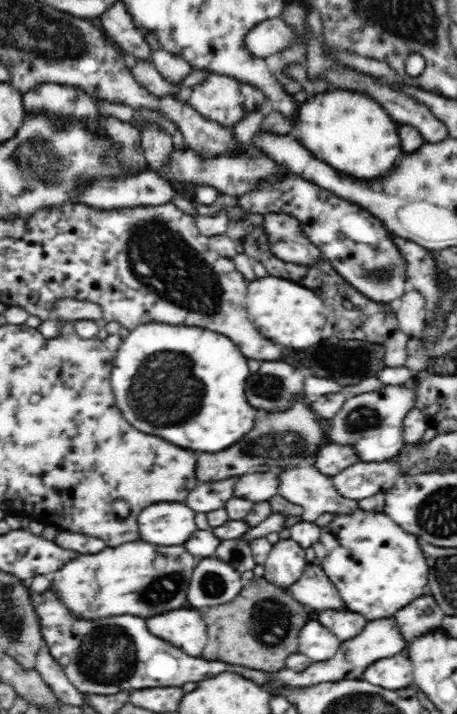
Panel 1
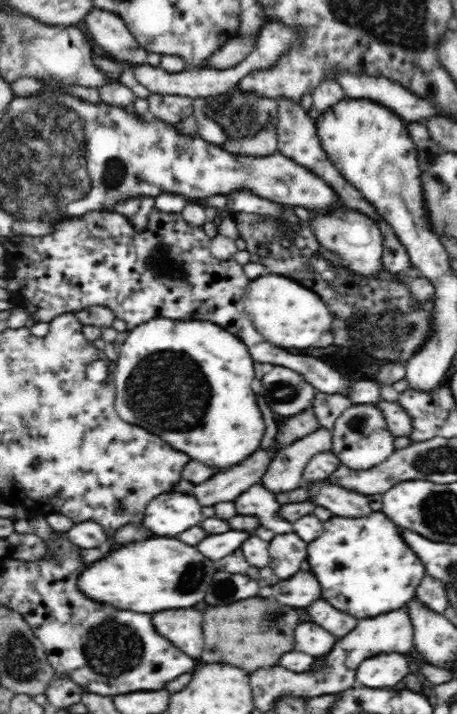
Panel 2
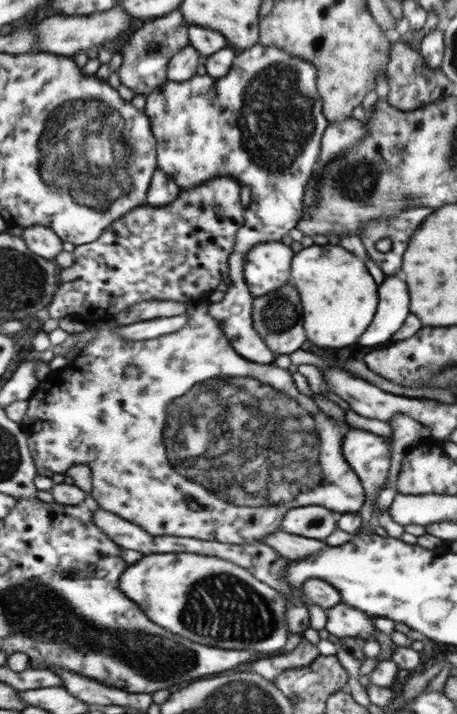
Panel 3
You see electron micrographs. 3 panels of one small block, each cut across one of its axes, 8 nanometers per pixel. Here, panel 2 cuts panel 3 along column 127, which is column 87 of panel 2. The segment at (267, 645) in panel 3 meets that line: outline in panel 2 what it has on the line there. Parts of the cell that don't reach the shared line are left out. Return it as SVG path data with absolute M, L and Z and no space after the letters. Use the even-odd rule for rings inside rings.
M152 538L132 542L94 562L81 576L82 593L94 600L106 600L122 610L154 614L168 608L188 608L204 600L208 584L216 574L214 560L206 558L194 545L172 538Z

